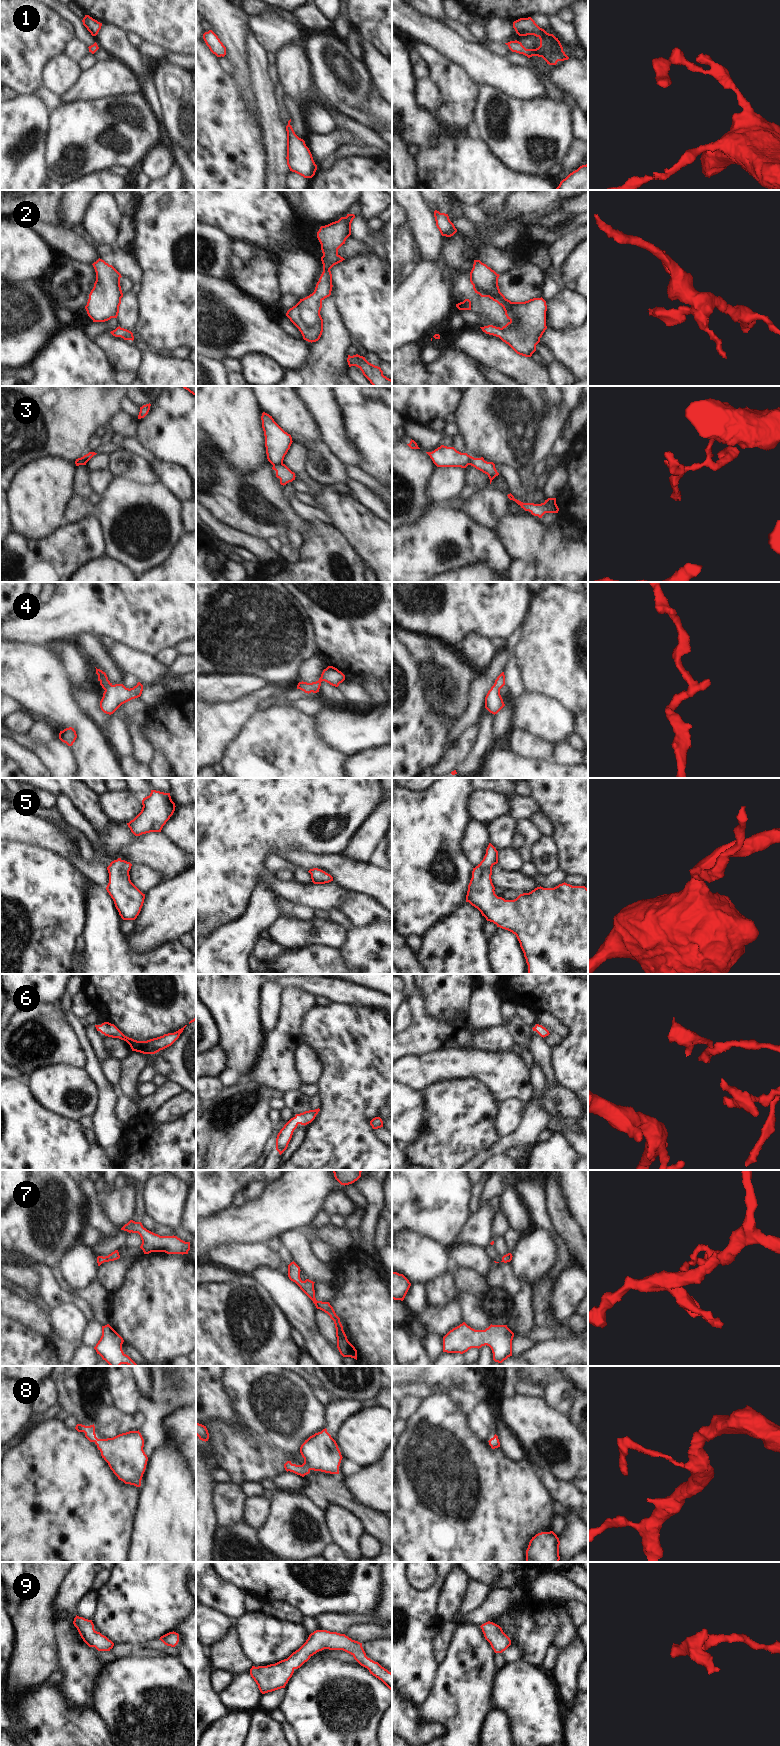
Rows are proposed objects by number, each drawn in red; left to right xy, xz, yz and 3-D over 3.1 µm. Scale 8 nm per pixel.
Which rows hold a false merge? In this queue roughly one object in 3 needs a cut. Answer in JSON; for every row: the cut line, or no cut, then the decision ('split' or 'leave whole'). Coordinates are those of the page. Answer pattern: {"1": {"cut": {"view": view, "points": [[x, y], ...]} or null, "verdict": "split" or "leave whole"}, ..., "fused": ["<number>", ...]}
{"1": {"cut": null, "verdict": "leave whole"}, "2": {"cut": null, "verdict": "leave whole"}, "3": {"cut": {"view": "xz", "points": [[282, 462], [273, 466]]}, "verdict": "split"}, "4": {"cut": null, "verdict": "leave whole"}, "5": {"cut": null, "verdict": "leave whole"}, "6": {"cut": null, "verdict": "leave whole"}, "7": {"cut": null, "verdict": "leave whole"}, "8": {"cut": null, "verdict": "leave whole"}, "9": {"cut": null, "verdict": "leave whole"}, "fused": ["3"]}

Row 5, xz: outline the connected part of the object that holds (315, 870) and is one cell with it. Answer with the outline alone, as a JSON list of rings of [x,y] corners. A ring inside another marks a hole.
[[[313,868],[308,871],[314,884],[325,884],[333,881],[333,877],[325,871]]]

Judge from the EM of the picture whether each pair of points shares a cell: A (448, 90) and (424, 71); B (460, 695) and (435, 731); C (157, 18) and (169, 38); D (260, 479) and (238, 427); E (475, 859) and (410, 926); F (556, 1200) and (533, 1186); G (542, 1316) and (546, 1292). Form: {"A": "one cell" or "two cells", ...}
{"A": "two cells", "B": "two cells", "C": "one cell", "D": "two cells", "E": "two cells", "F": "two cells", "G": "one cell"}

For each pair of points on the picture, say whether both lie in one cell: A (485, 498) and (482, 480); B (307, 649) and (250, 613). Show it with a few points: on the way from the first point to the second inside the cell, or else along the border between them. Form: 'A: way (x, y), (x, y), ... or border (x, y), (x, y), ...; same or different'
A: border (488, 486), (477, 491), (465, 501); different
B: way (293, 640), (273, 636), (264, 627); same

